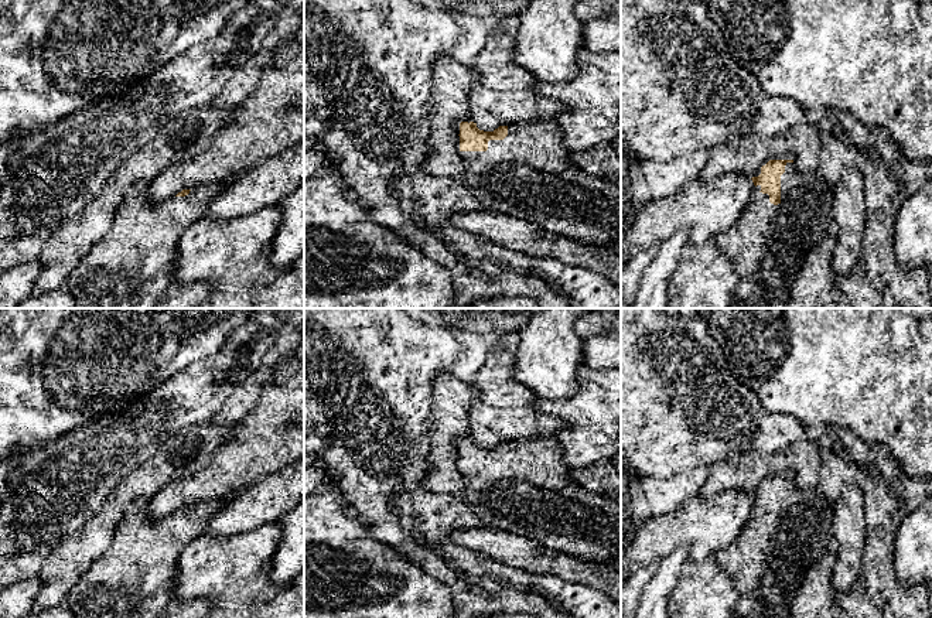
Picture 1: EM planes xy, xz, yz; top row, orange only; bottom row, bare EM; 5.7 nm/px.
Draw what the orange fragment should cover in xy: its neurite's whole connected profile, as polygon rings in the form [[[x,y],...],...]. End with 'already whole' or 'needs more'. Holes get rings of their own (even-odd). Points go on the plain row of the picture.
[[[137,501],[120,519],[110,546],[89,566],[66,595],[75,618],[161,618],[174,607],[171,594],[178,556],[194,539],[206,532],[209,519],[223,508],[192,503],[153,520],[150,501]]]; needs more

